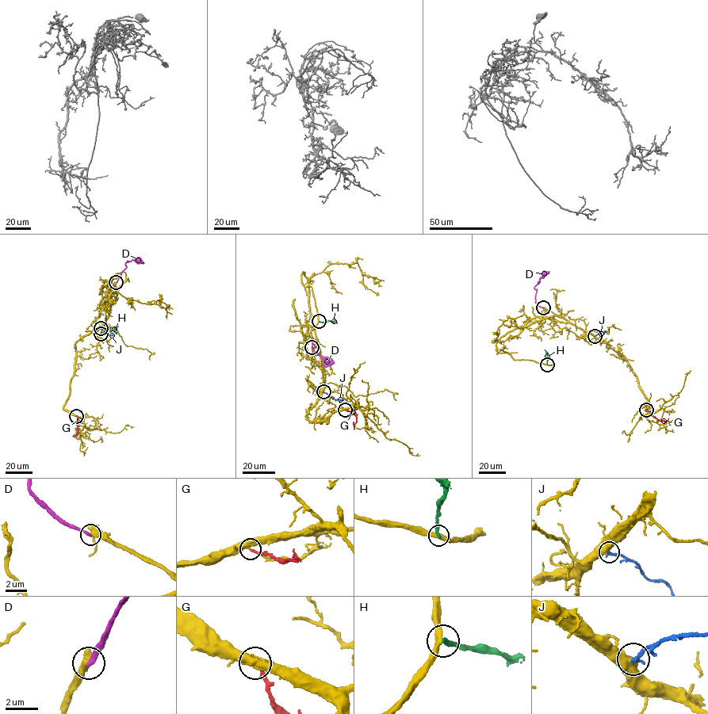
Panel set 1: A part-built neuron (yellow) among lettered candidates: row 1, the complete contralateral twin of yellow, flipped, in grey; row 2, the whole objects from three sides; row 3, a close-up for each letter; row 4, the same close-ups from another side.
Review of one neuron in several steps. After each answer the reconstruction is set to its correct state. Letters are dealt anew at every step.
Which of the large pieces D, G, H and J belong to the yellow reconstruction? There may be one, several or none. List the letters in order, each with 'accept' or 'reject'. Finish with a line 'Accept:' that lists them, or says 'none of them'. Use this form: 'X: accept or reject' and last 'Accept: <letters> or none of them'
D: reject
G: accept
H: reject
J: accept
Accept: G, J

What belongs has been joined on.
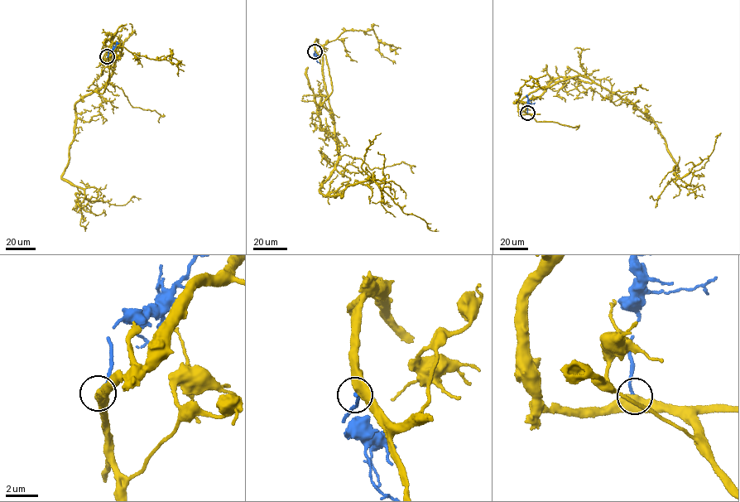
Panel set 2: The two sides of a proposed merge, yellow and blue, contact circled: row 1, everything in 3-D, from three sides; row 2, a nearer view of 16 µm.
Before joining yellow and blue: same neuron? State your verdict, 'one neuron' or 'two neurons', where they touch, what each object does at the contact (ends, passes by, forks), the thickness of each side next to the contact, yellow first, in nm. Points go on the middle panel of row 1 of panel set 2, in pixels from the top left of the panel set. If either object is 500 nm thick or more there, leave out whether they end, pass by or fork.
two neurons; place (314, 51); yellow passes by; blue ends; calibres 480 and 180 nm

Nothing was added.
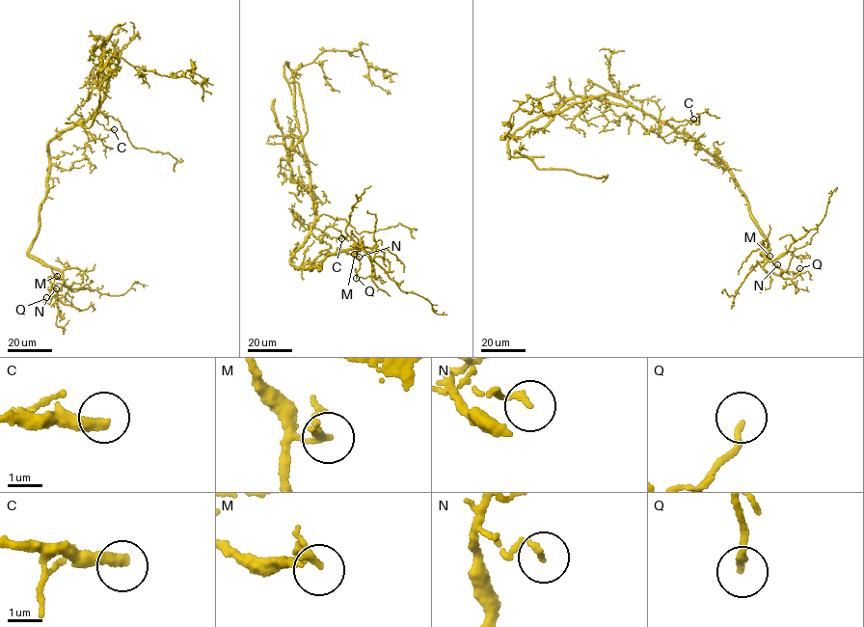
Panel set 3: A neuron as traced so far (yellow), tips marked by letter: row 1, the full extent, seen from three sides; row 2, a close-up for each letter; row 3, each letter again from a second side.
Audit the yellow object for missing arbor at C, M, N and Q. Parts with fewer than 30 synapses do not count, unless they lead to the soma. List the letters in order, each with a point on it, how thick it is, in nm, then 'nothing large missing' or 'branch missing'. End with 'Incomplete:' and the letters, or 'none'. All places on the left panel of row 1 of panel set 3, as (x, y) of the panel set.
C: at (114, 129); 360 nm thick; nothing large missing
M: at (57, 276); 120 nm thick; nothing large missing
N: at (56, 288); 140 nm thick; nothing large missing
Q: at (46, 297); 150 nm thick; nothing large missing
Incomplete: none

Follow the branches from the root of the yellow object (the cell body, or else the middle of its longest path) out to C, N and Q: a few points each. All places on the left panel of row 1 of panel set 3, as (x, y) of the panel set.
C: (82, 121), (94, 119), (106, 129), (114, 129)
N: (82, 121), (49, 144), (46, 190), (36, 238), (29, 249), (30, 255), (50, 266), (52, 286), (56, 288)
Q: (82, 121), (54, 138), (47, 150), (46, 190), (28, 254), (49, 265), (54, 275), (53, 295), (46, 297)

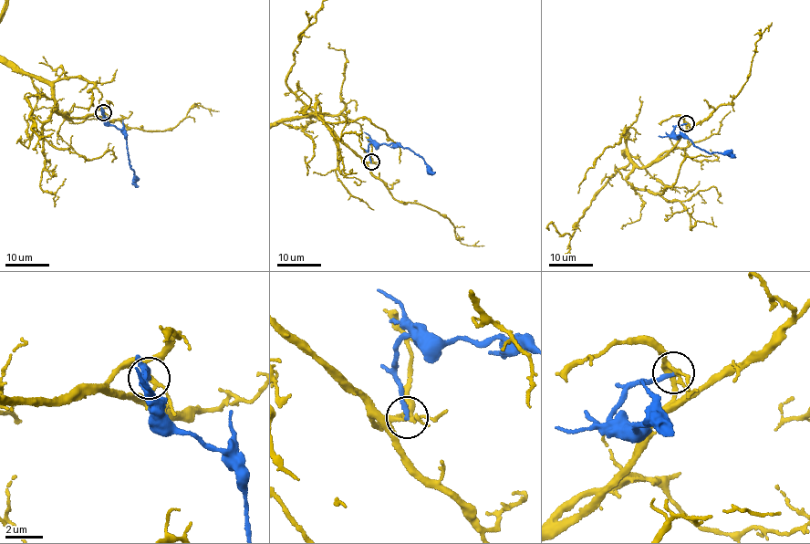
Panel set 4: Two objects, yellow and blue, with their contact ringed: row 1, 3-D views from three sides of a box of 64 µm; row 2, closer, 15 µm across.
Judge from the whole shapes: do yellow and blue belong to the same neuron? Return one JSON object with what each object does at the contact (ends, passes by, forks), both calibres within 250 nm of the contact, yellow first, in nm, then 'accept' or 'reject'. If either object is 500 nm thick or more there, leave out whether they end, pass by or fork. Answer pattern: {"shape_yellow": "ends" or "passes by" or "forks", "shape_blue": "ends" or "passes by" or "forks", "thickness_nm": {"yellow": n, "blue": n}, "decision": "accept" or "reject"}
{"shape_yellow": "forks", "shape_blue": "ends", "thickness_nm": {"yellow": 170, "blue": 240}, "decision": "reject"}

